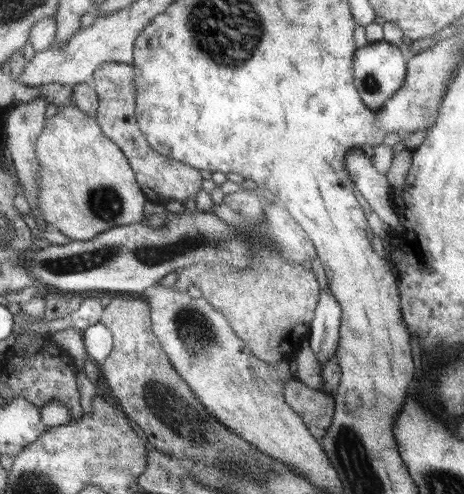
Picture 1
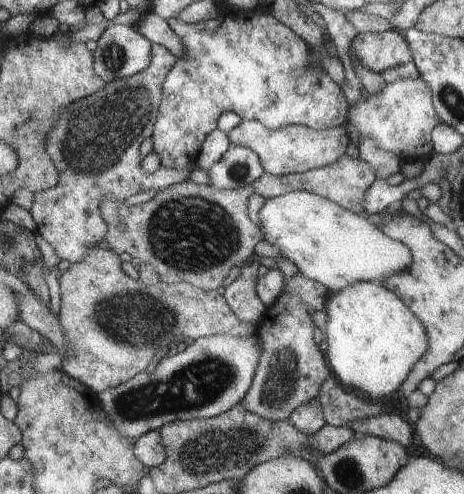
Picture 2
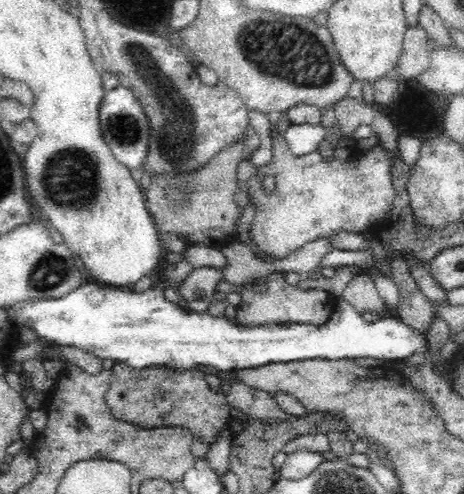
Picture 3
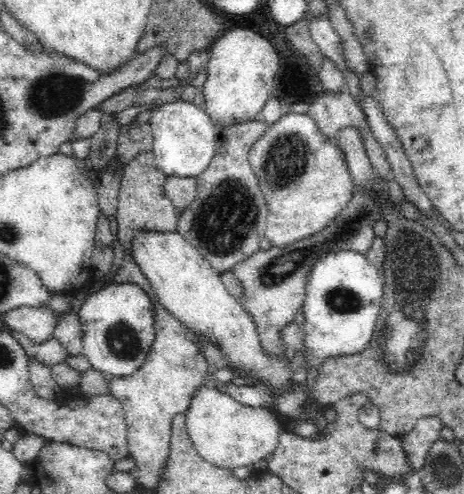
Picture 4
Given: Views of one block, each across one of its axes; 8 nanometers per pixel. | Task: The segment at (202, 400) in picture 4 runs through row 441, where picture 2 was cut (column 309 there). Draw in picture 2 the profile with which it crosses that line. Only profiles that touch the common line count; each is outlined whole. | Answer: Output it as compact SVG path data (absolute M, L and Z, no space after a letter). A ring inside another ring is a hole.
M289 192L289 194L277 194L277 196L265 196L265 204L259 208L257 214L259 230L263 232L263 240L267 244L273 244L285 260L291 260L299 274L323 284L329 292L341 290L351 286L353 282L377 282L381 284L385 278L393 274L401 274L411 264L411 252L403 242L387 238L369 218L365 218L361 212L349 212L341 208L339 204L333 204L327 198L321 198L311 192Z

